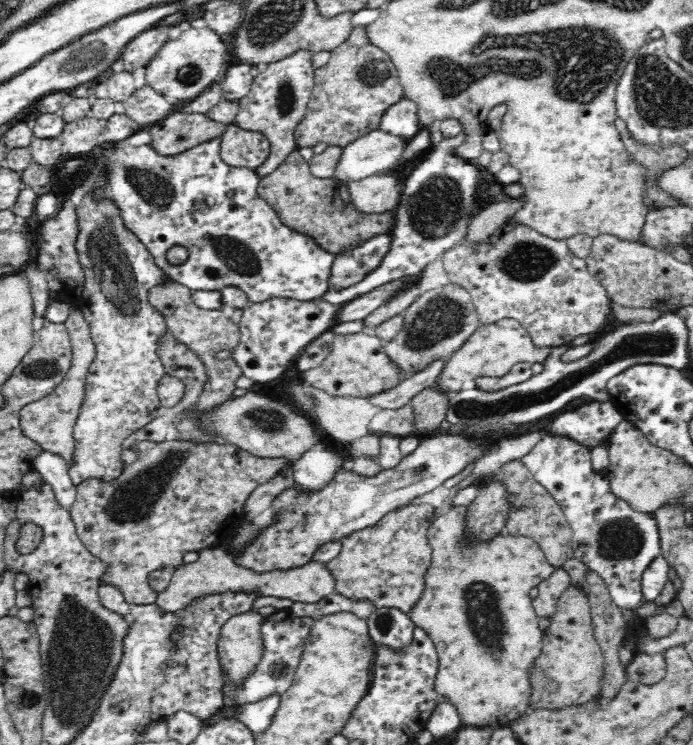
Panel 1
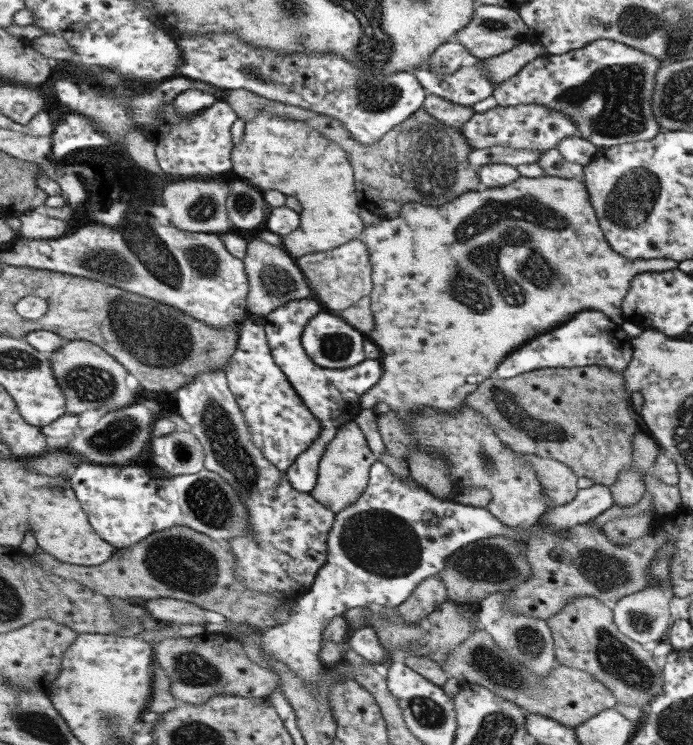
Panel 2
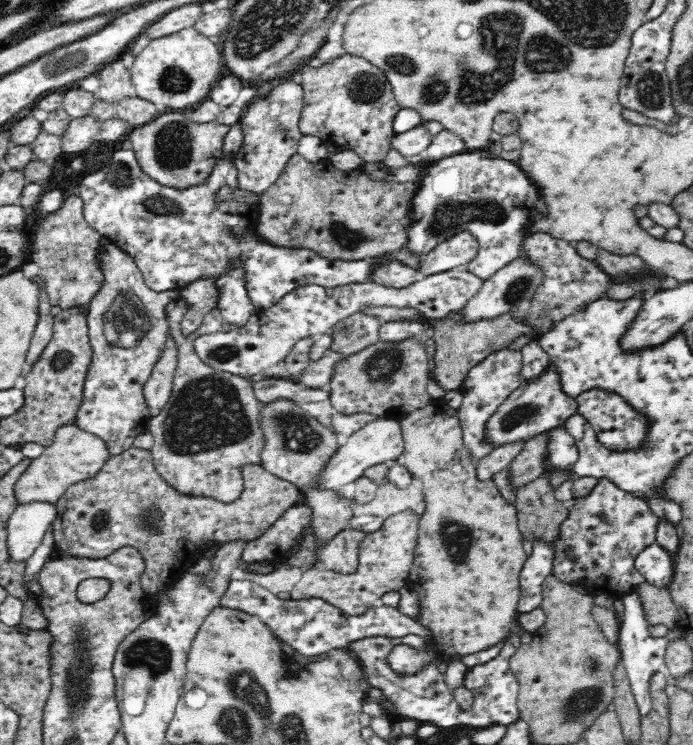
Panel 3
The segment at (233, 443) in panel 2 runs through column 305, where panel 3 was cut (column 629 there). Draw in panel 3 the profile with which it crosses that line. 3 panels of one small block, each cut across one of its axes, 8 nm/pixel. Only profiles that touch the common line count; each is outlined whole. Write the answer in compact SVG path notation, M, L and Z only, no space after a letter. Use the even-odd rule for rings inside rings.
M608 479L599 480L590 494L582 498L574 498L566 505L568 515L560 522L558 534L554 535L555 557L552 574L562 582L581 586L581 589L592 597L606 595L616 600L634 593L636 587L645 581L640 571L636 569L635 558L642 550L655 544L658 517L644 497L618 488Z

